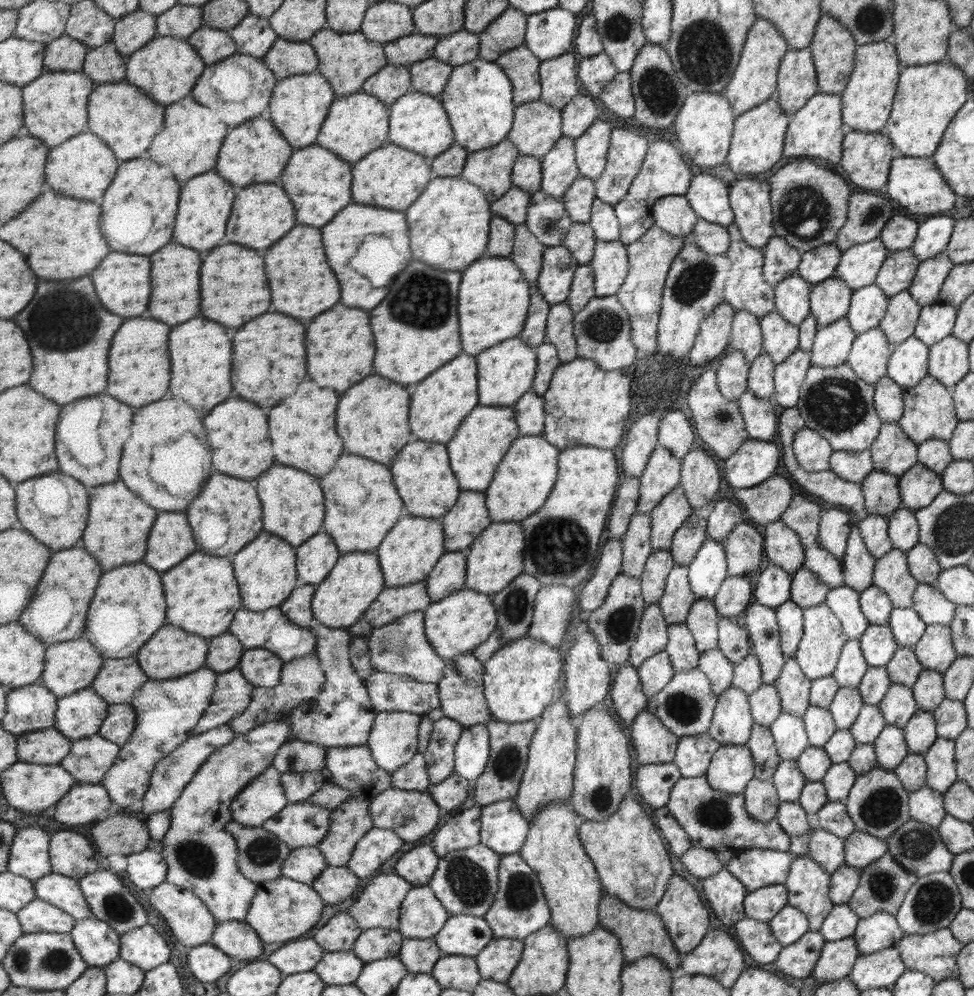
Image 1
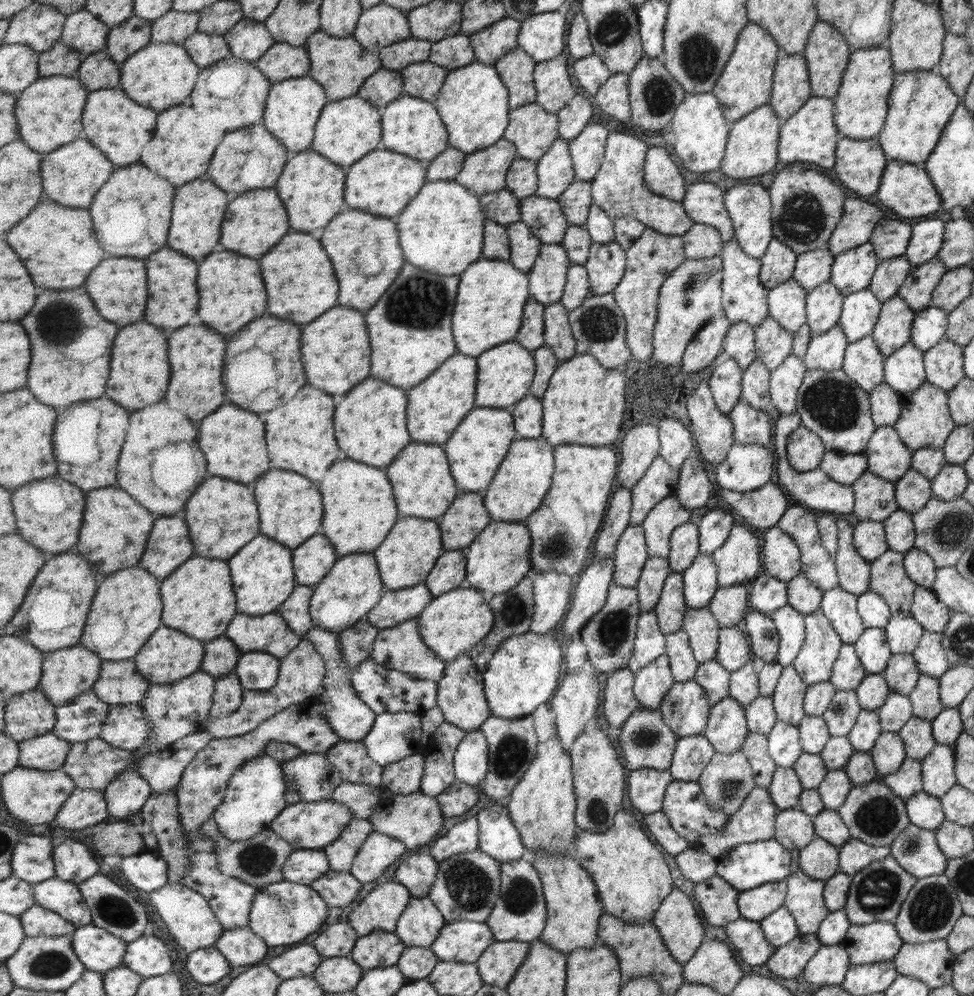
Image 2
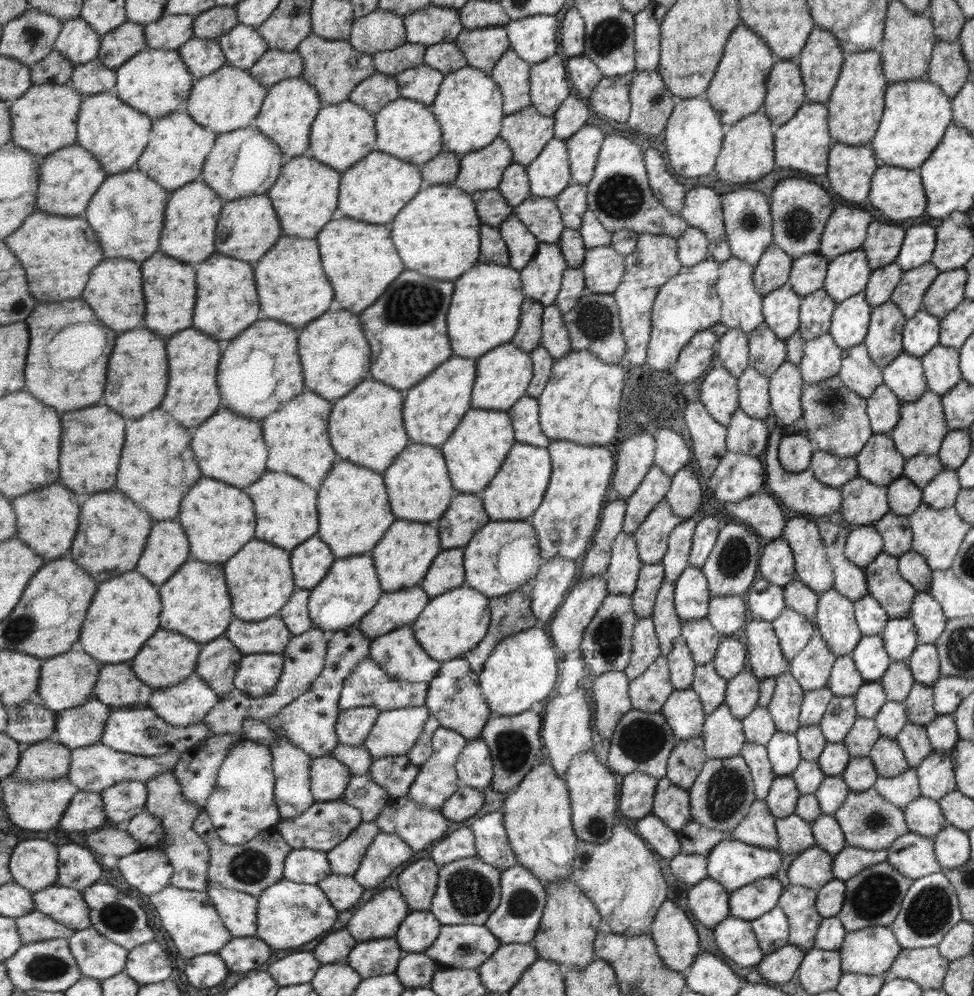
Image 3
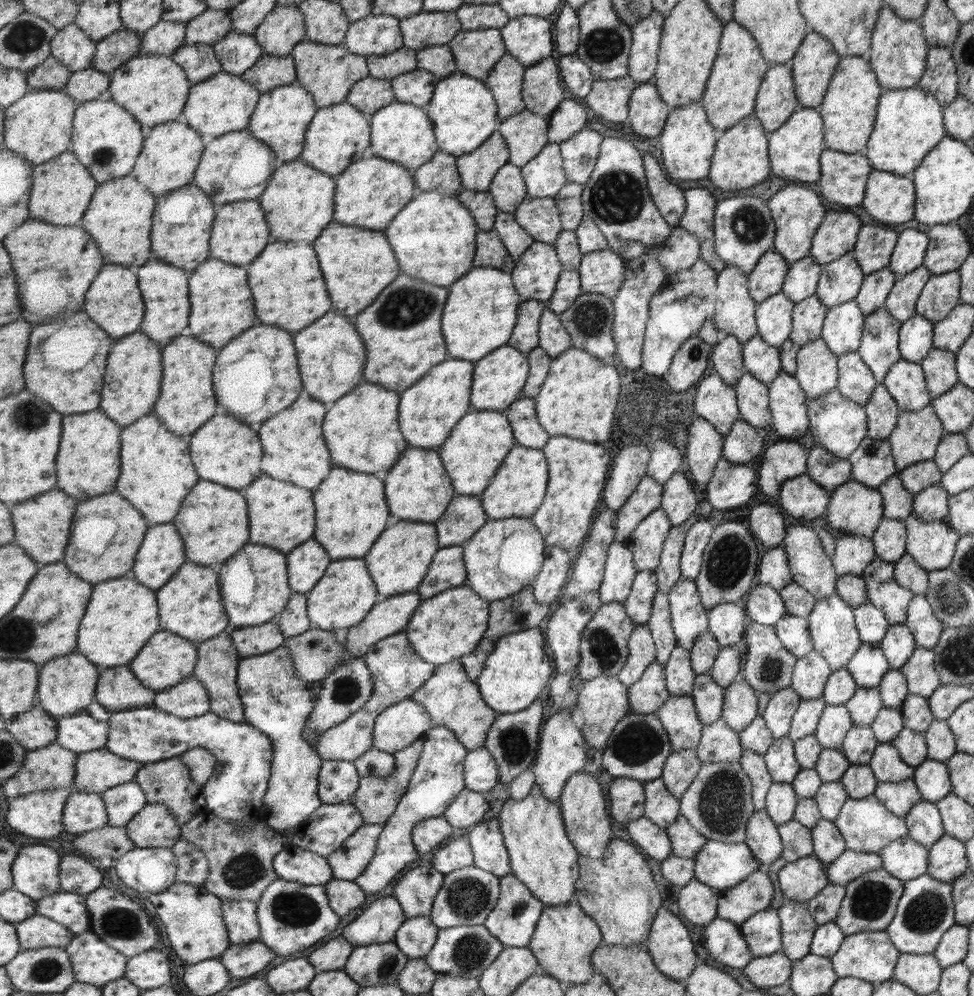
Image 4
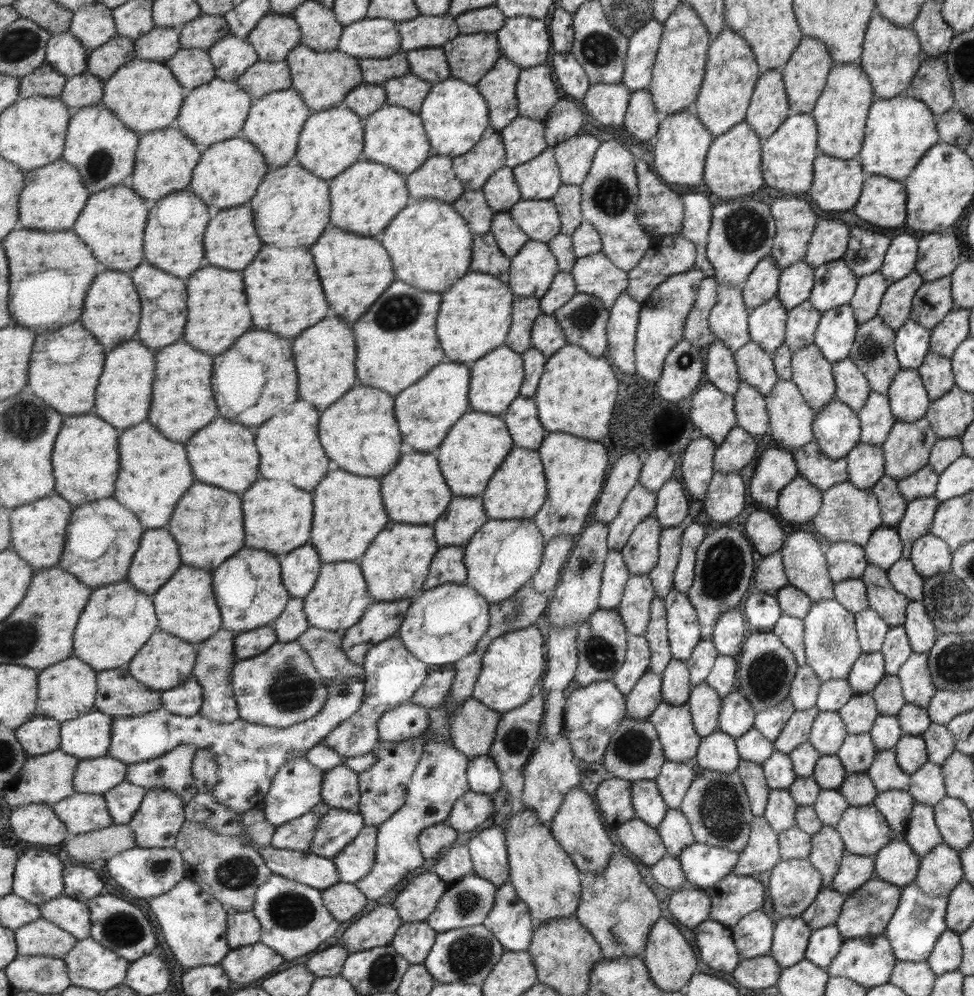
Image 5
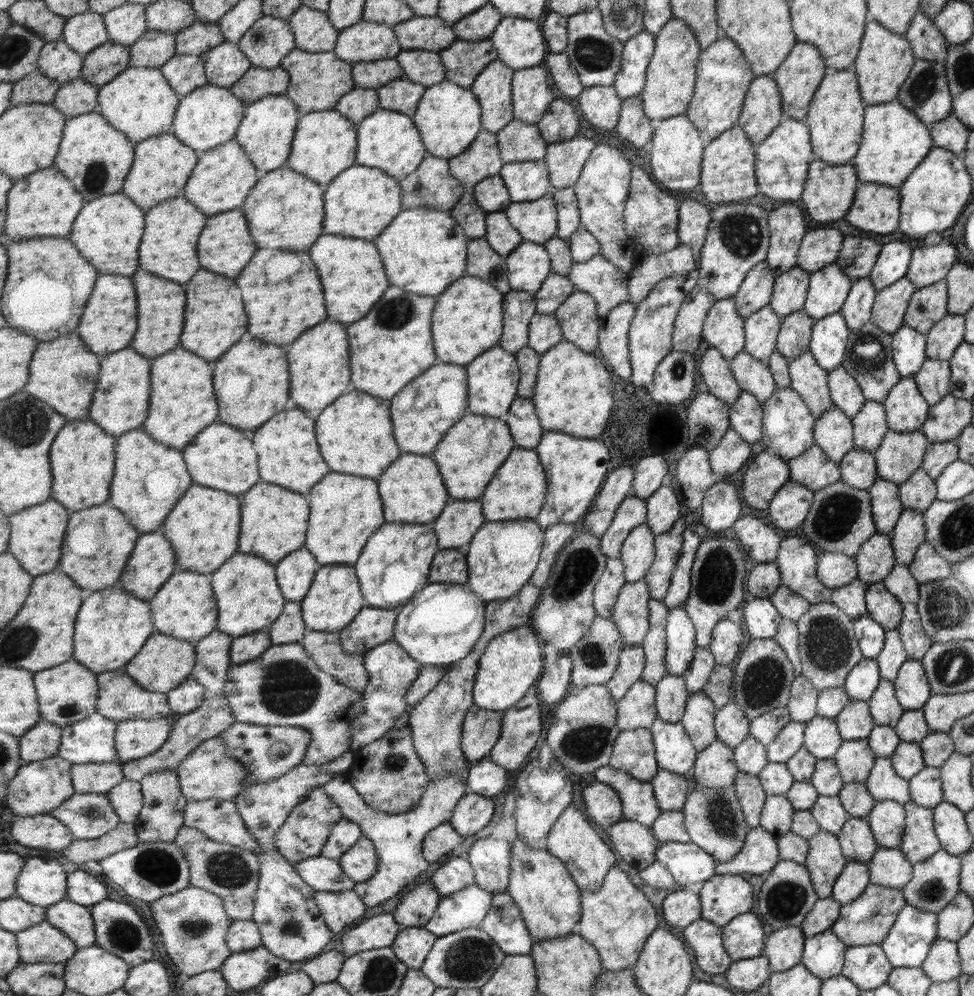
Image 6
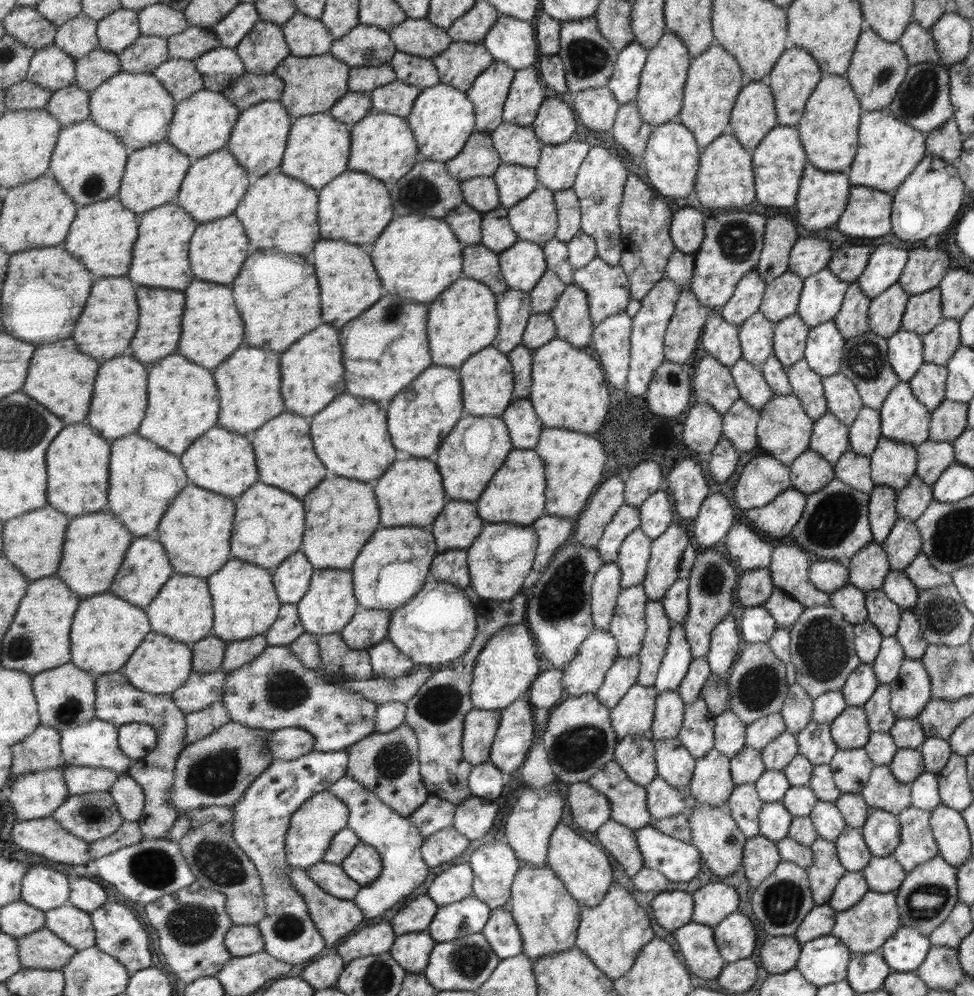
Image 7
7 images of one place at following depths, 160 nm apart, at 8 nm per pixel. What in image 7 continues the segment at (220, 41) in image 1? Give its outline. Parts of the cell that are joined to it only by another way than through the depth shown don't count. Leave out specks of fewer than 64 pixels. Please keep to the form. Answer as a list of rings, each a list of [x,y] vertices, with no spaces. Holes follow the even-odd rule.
[[[170,58],[154,70],[154,75],[164,83],[177,103],[203,90],[205,86],[204,75],[198,70],[196,62],[185,58]]]

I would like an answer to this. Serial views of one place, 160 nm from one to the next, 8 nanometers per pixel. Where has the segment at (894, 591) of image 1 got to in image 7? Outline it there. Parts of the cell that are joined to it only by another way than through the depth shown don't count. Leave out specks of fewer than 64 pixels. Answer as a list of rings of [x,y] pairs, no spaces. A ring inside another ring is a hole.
[[[879,588],[864,593],[866,620],[871,622],[882,637],[894,636],[898,629],[900,608],[893,604]]]

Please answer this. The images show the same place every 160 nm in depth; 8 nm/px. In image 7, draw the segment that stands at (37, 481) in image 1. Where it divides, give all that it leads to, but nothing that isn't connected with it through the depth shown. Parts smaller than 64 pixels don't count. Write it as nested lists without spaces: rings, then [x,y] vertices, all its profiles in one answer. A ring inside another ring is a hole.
[[[47,504],[44,508],[5,522],[3,526],[5,550],[2,550],[1,556],[13,562],[31,582],[53,576],[60,568],[64,557],[63,544],[65,544],[65,534],[69,526],[69,518],[65,514]]]

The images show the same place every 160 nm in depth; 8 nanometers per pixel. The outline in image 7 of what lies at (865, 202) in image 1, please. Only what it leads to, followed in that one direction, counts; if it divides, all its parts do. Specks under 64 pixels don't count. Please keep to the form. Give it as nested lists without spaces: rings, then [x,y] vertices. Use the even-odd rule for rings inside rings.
[[[799,238],[789,254],[789,272],[804,279],[827,268],[831,253],[831,244],[825,239]]]

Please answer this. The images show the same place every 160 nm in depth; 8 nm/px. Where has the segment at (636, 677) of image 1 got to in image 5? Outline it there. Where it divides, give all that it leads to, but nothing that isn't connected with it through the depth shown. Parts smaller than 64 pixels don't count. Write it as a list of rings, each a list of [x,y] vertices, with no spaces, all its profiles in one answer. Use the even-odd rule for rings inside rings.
[[[595,681],[589,686],[578,686],[568,692],[564,710],[564,729],[573,745],[576,758],[585,762],[602,761],[609,748],[613,733],[628,716],[627,695],[614,681]]]

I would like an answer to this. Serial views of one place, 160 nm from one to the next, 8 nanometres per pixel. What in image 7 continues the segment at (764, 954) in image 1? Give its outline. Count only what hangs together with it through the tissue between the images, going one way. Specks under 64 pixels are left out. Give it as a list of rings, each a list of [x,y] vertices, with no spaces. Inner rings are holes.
[[[691,921],[673,933],[679,952],[693,974],[706,980],[720,976],[727,962],[717,946],[714,927]]]

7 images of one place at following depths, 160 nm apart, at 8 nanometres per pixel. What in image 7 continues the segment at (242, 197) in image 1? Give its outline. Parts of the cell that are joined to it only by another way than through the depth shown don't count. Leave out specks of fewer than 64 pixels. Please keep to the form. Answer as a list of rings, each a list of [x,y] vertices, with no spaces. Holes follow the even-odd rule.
[[[235,213],[225,218],[218,218],[216,221],[200,223],[190,242],[190,261],[195,278],[207,282],[231,284],[239,276],[249,256],[249,246],[251,242],[248,234],[241,219]]]

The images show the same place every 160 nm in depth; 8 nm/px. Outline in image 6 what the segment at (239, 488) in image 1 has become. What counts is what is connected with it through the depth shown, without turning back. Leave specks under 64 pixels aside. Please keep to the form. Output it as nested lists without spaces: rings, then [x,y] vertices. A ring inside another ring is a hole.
[[[195,483],[185,498],[177,502],[173,514],[165,520],[165,526],[161,526],[161,532],[173,542],[173,548],[177,550],[177,562],[181,564],[178,569],[211,574],[239,548],[241,502],[233,494]]]

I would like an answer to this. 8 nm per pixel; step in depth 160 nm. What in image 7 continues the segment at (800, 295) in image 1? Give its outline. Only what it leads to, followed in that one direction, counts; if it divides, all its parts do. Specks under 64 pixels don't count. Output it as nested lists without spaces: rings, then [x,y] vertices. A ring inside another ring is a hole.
[[[759,311],[739,326],[740,350],[743,358],[759,368],[771,354],[773,324]]]

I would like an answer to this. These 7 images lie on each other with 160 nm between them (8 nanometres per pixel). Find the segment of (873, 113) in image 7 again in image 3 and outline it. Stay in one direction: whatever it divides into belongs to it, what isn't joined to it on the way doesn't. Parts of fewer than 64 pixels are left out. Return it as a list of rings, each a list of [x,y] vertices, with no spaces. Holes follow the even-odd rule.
[[[925,78],[901,80],[886,86],[879,126],[868,146],[881,165],[917,170],[941,140],[952,117],[950,98]]]

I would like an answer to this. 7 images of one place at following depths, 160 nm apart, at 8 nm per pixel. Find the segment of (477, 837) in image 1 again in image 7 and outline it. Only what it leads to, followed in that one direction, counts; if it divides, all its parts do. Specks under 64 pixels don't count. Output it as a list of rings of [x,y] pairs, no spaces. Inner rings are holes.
[[[468,863],[454,865],[449,871],[442,871],[435,877],[427,894],[438,907],[463,901],[474,895],[475,874]]]

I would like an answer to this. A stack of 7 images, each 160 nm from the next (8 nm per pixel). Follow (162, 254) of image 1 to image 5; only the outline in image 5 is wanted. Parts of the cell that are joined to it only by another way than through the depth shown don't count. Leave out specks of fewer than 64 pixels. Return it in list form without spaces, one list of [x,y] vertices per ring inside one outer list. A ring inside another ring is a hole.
[[[146,258],[133,272],[133,280],[137,282],[137,290],[139,290],[141,302],[143,302],[143,320],[141,320],[141,330],[139,330],[137,340],[143,340],[143,344],[149,346],[151,350],[161,350],[169,344],[179,342],[185,332],[185,326],[187,326],[187,284],[181,278],[175,278],[175,276],[151,266]],[[155,296],[157,296],[157,310],[165,312],[163,324],[157,324]]]

